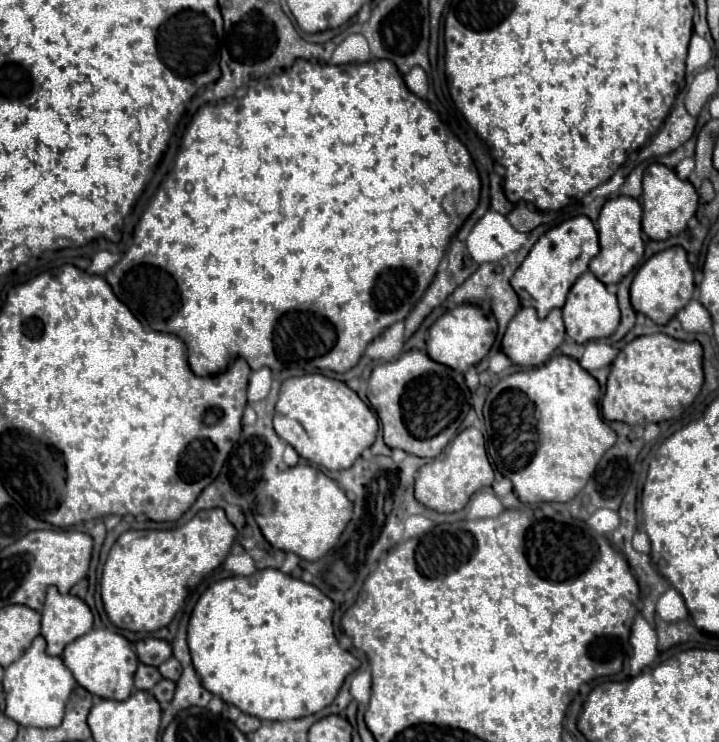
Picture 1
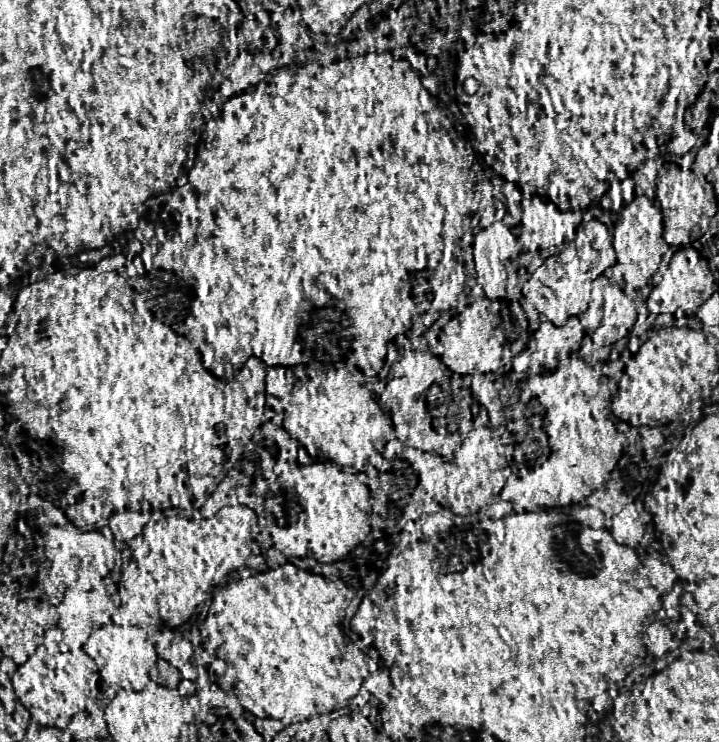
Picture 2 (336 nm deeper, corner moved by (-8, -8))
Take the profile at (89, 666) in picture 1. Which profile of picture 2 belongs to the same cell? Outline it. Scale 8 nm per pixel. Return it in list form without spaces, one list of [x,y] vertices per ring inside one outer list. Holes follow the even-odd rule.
[[[111,623],[109,627],[99,627],[89,635],[83,647],[99,665],[101,677],[105,683],[121,687],[121,689],[143,689],[149,683],[149,669],[157,661],[157,651],[147,633],[139,627],[121,627]]]

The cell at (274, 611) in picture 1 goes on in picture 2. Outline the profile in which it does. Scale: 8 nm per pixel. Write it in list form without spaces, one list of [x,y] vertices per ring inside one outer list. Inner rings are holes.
[[[285,561],[267,573],[259,571],[257,575],[249,575],[233,585],[221,587],[203,621],[203,649],[207,657],[219,657],[227,663],[225,673],[219,677],[219,687],[233,691],[241,707],[251,715],[277,717],[285,725],[339,709],[359,691],[363,679],[369,675],[367,655],[353,643],[347,643],[341,629],[341,617],[345,615],[347,603],[345,585],[301,569],[291,561]]]

